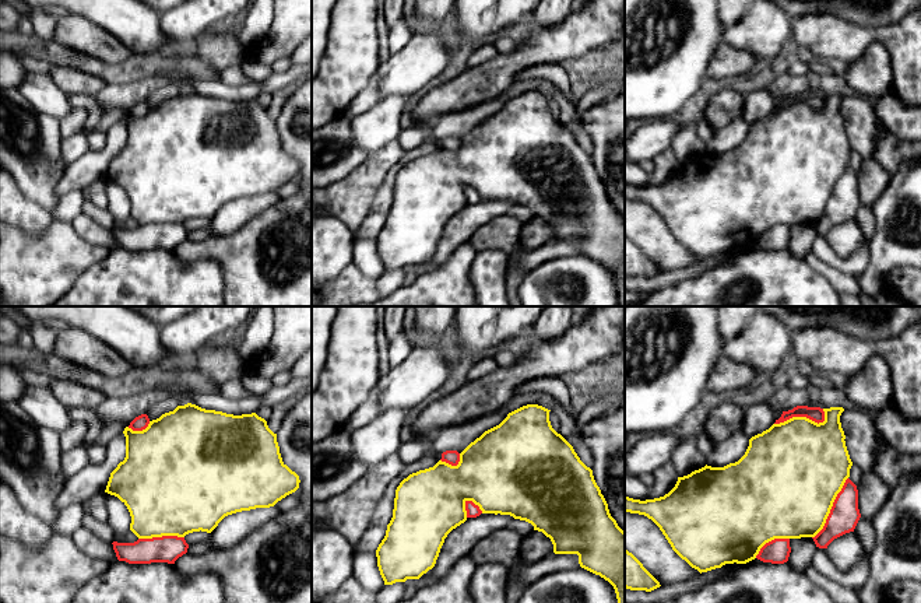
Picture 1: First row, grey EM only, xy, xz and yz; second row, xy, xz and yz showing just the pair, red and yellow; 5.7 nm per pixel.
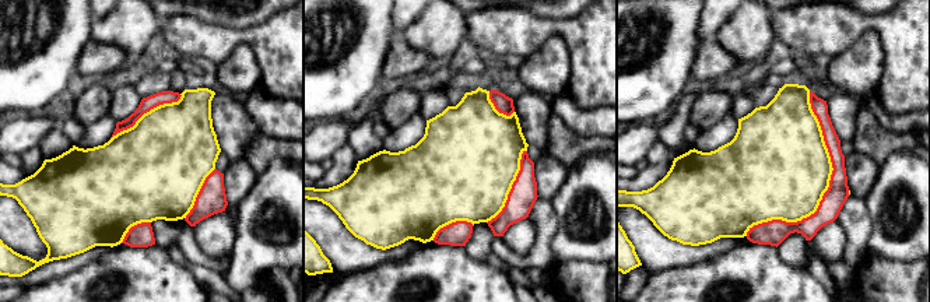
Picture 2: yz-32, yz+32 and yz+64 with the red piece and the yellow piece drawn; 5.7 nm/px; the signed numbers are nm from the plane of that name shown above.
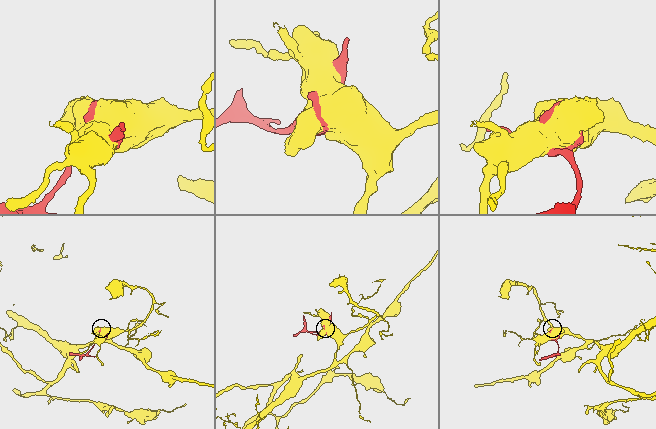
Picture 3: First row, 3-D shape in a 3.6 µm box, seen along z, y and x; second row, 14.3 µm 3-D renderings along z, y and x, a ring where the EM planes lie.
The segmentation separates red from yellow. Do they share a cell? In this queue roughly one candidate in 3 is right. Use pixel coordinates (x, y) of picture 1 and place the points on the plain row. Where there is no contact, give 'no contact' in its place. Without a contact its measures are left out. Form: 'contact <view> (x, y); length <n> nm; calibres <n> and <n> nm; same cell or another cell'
contact yz (802, 102); length 300 nm; calibres 90 and 460 nm; another cell

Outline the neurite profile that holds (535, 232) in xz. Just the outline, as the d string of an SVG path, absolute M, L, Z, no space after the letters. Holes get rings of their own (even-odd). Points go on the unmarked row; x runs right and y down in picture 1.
M534 217L530 221L524 222L518 235L518 242L527 250L537 249L552 239L553 231L551 225L538 217Z

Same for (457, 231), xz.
M481 200L477 204L467 204L464 210L447 221L435 253L418 266L418 273L408 274L407 281L409 283L418 276L430 273L433 269L446 263L450 255L458 246L467 243L475 231L491 220L505 214L513 206L510 201L500 200Z

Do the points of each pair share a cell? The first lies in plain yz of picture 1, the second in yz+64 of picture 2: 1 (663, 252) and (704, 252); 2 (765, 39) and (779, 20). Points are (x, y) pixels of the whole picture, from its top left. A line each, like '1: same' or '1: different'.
1: same
2: different

